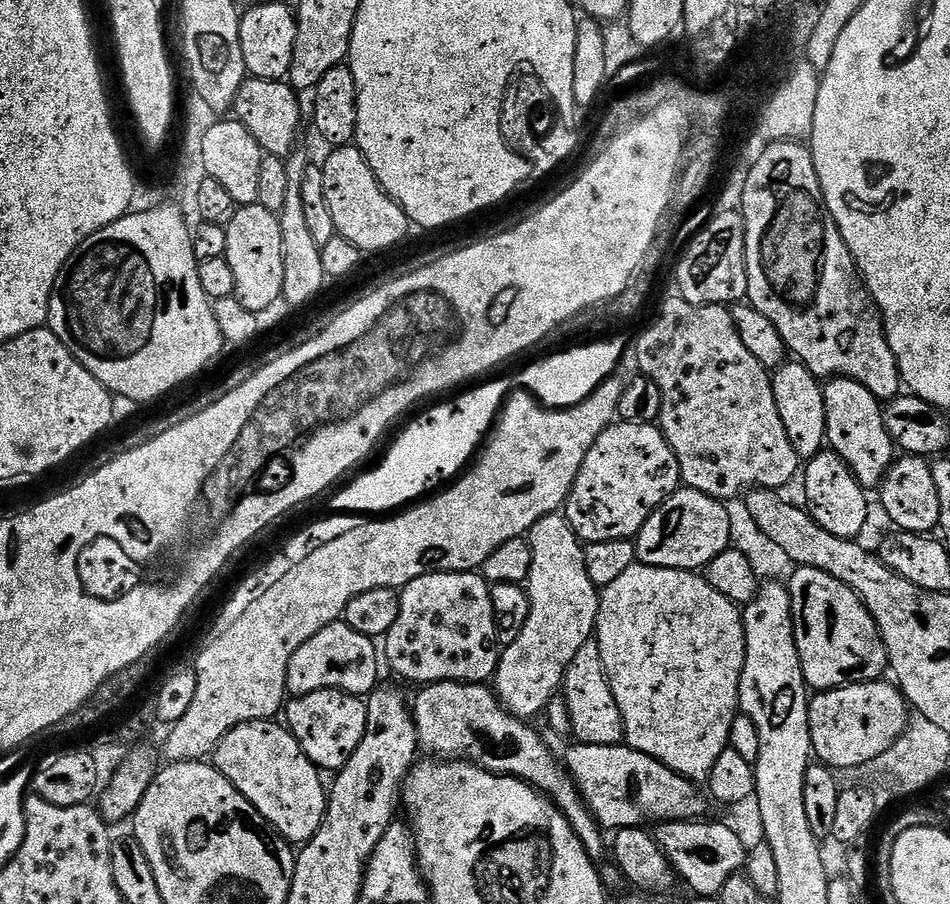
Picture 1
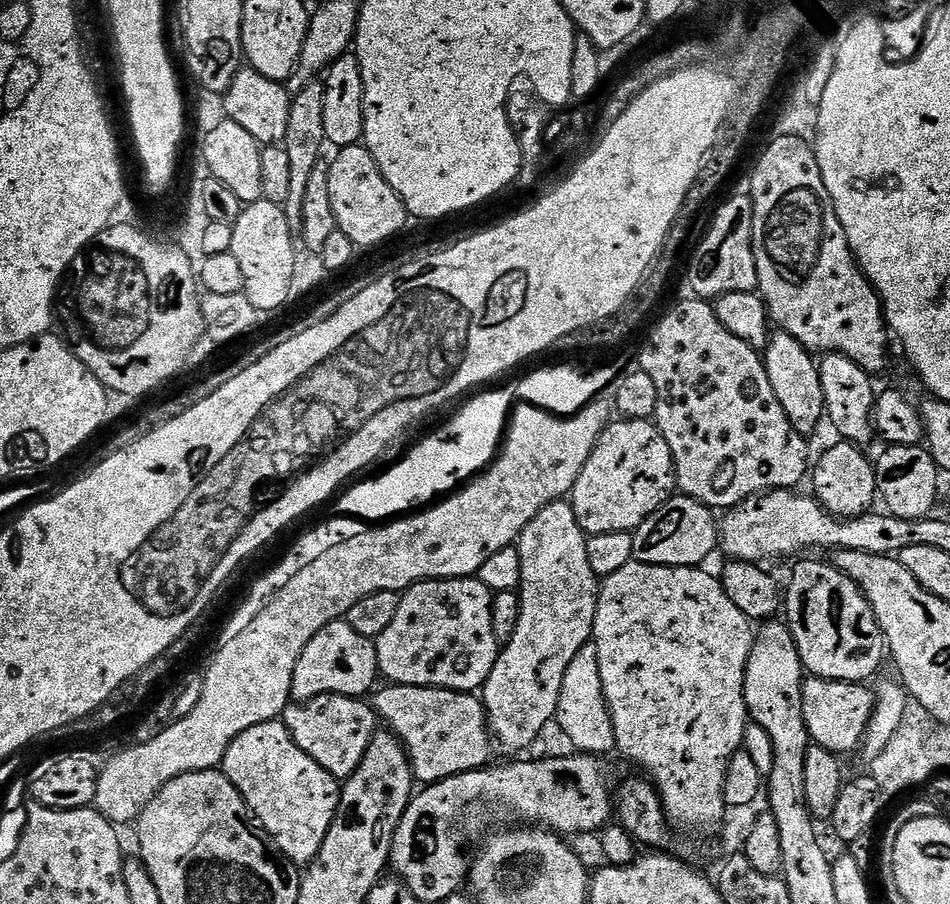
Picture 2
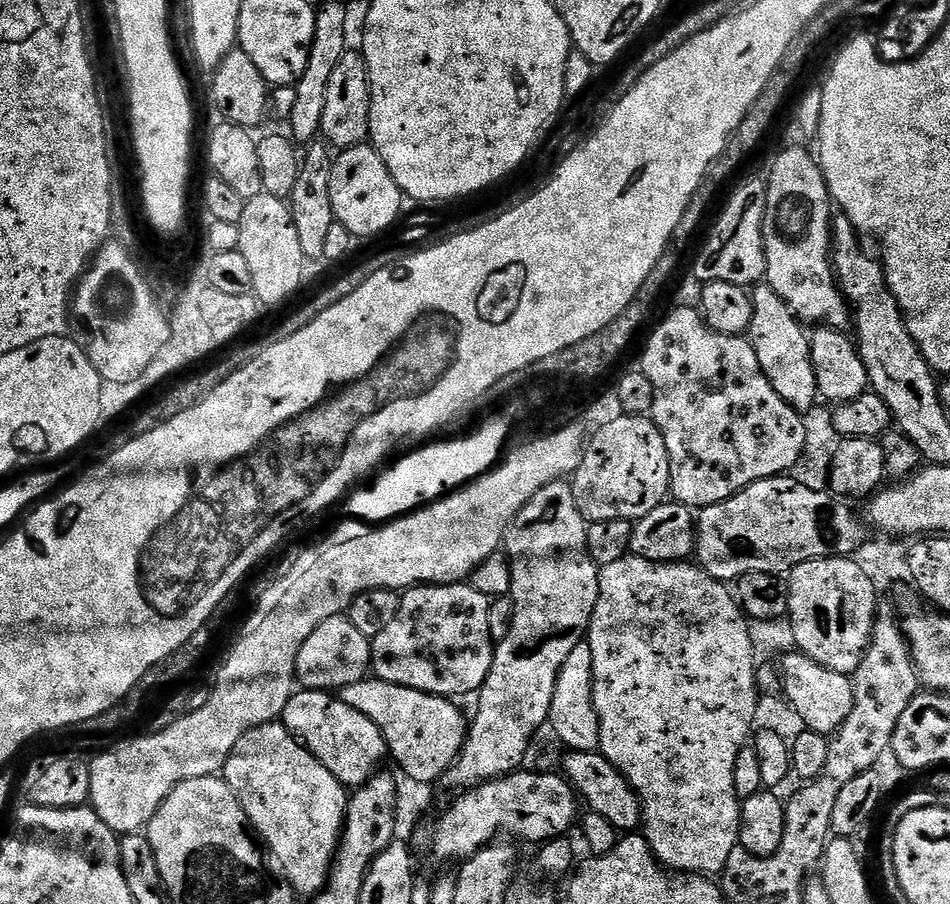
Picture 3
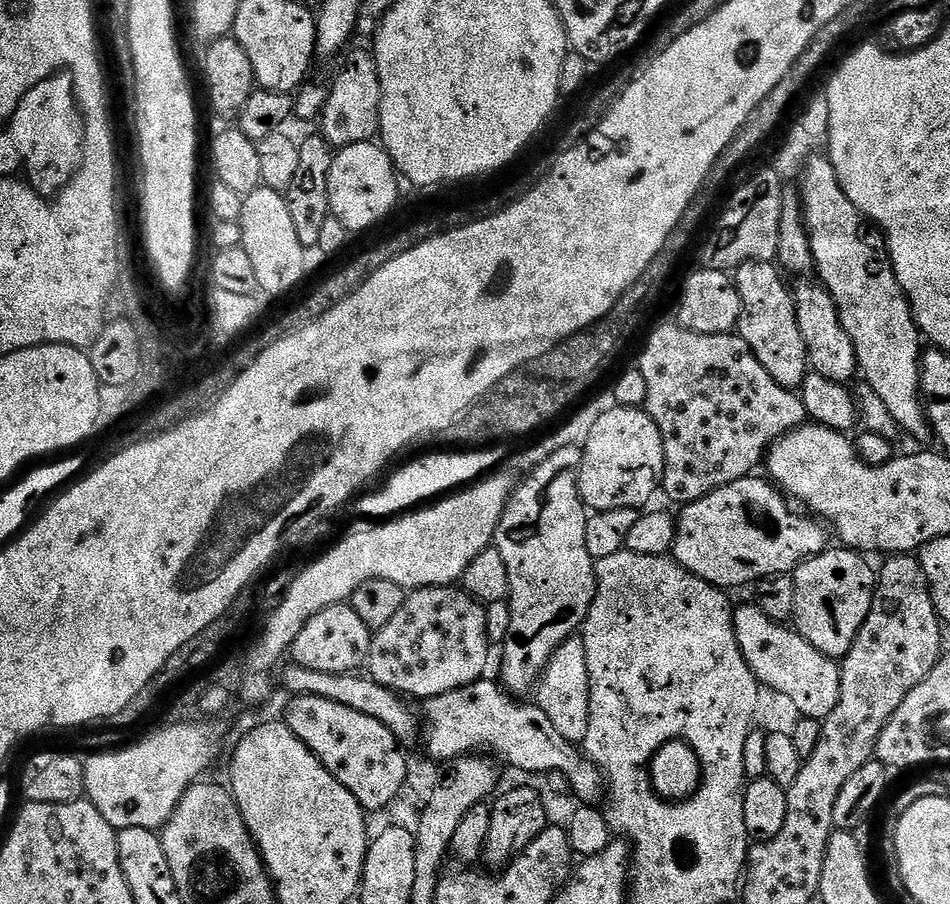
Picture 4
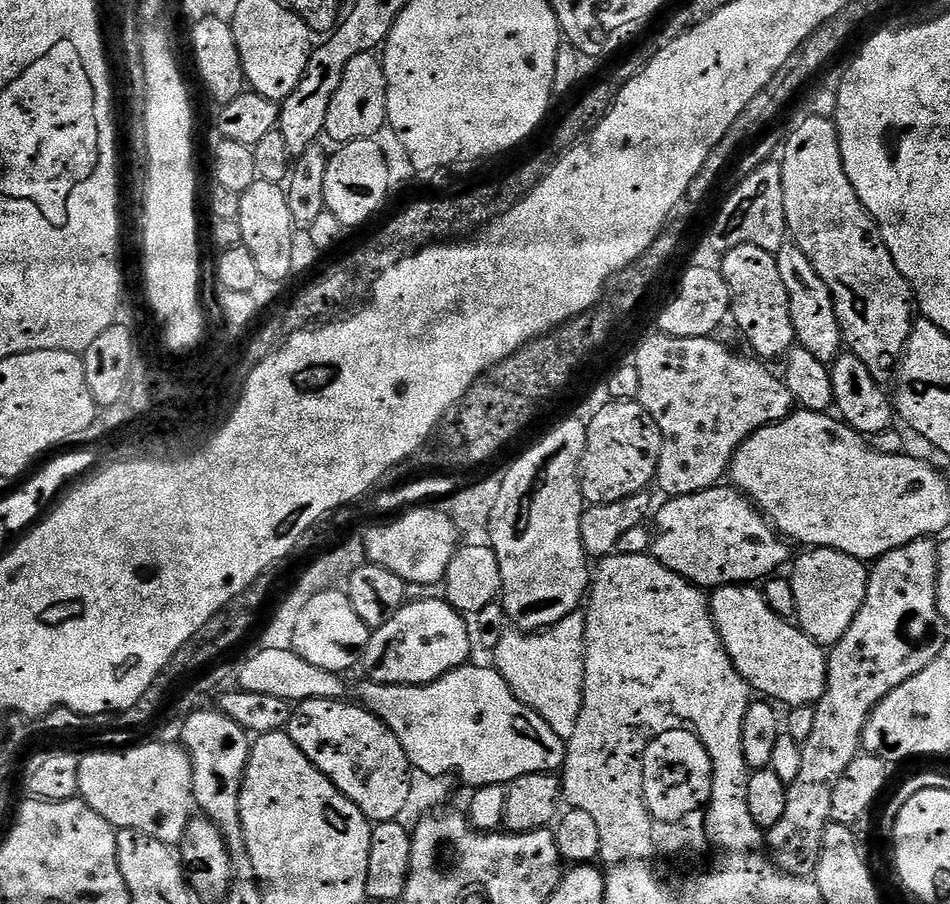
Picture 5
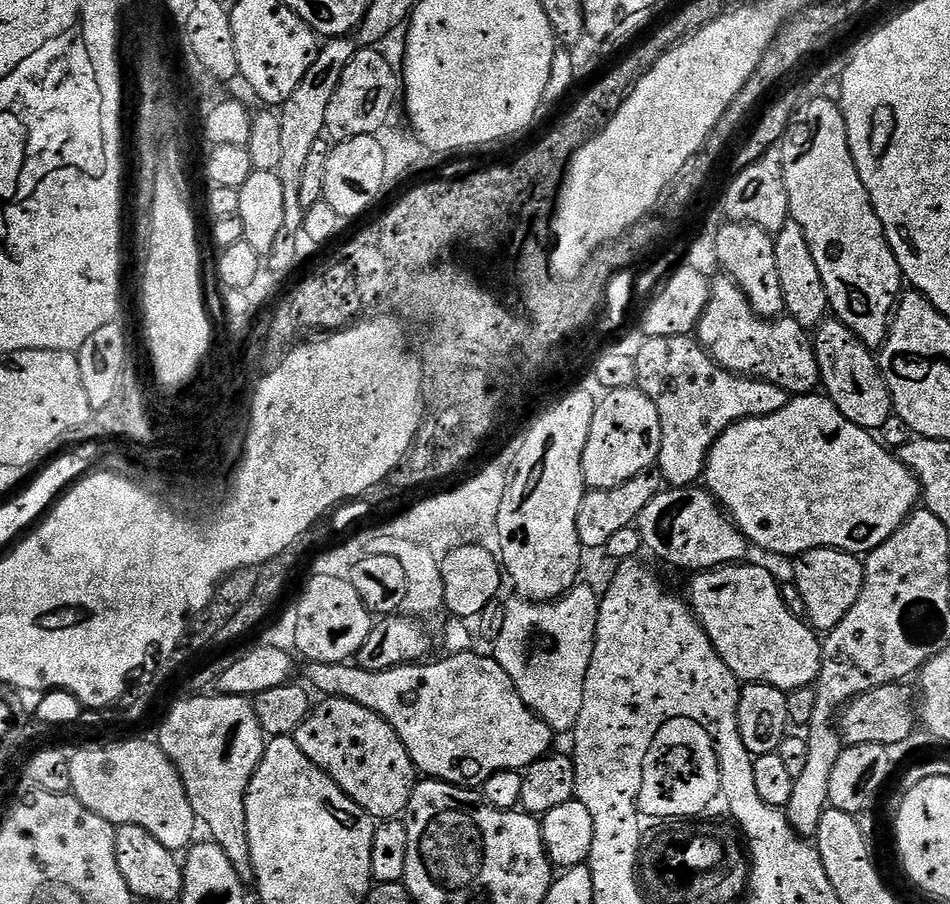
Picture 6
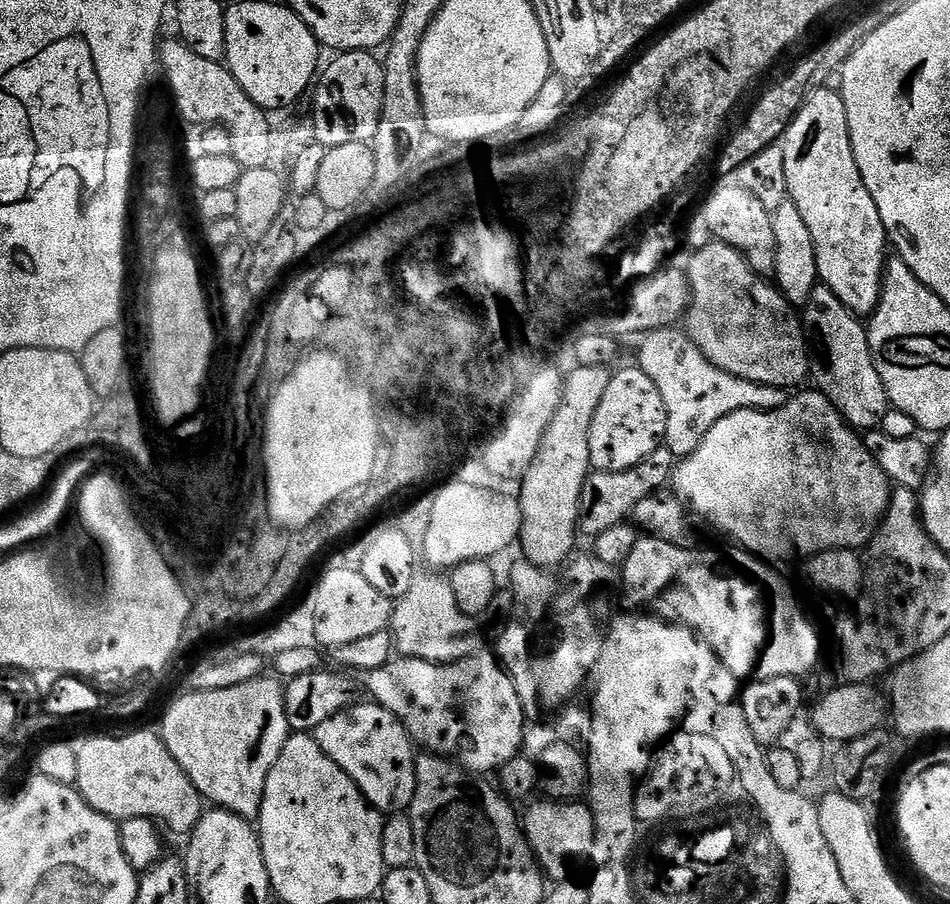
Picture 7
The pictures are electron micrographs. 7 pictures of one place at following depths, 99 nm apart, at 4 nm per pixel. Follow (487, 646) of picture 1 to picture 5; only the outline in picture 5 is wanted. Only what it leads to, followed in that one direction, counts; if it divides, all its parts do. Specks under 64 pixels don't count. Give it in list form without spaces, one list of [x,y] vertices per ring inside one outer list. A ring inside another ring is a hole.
[[[447,599],[406,602],[381,628],[369,635],[362,653],[362,668],[378,684],[433,684],[447,672],[469,663],[474,636],[465,613]]]

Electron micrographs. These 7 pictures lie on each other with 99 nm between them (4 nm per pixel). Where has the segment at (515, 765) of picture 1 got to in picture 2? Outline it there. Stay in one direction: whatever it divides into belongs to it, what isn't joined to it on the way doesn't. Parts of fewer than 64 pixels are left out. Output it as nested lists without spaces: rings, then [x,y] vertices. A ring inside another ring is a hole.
[[[389,683],[388,688],[381,687],[375,693],[374,711],[381,721],[386,723],[387,731],[393,732],[404,744],[413,777],[421,785],[436,784],[454,774],[476,772],[489,767],[494,749],[494,737],[488,726],[488,713],[484,710],[484,701],[479,695],[470,692],[452,692],[448,688],[419,688],[405,684]]]

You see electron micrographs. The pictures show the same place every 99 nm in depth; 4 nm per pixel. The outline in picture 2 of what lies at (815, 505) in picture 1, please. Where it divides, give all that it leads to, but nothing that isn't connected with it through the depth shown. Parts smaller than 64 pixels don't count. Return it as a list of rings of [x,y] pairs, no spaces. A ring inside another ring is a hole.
[[[836,442],[833,448],[828,448],[820,457],[815,457],[814,467],[810,472],[812,480],[811,495],[832,516],[842,520],[853,520],[865,512],[873,511],[878,495],[873,461],[863,447],[847,442]]]

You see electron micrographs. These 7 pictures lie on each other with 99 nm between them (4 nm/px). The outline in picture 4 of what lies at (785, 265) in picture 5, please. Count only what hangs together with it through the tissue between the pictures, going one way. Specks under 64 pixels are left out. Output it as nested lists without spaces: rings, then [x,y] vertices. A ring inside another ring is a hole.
[[[816,282],[813,284],[793,283],[791,289],[796,303],[798,330],[802,330],[802,342],[806,342],[811,371],[822,374],[822,378],[828,378],[830,382],[838,384],[847,385],[848,380],[855,381],[858,376],[856,347],[850,334],[846,334],[846,330],[842,326],[840,312],[828,289]]]

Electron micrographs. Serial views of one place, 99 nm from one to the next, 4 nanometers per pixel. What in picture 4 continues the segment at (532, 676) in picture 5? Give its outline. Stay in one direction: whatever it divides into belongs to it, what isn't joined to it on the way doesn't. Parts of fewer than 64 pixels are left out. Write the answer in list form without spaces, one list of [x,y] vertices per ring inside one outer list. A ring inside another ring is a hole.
[[[583,639],[567,640],[556,650],[534,689],[534,703],[542,710],[542,714],[546,714],[546,718],[550,718],[554,730],[558,730],[562,738],[571,744],[583,745],[590,722],[590,682]]]

